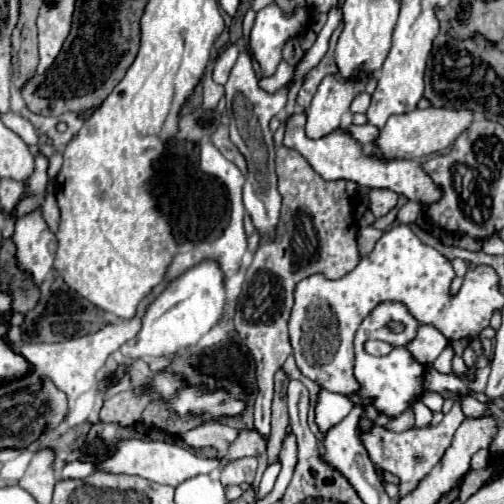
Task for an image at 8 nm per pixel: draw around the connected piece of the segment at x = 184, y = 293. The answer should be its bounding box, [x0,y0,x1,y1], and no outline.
[119,260,225,358]

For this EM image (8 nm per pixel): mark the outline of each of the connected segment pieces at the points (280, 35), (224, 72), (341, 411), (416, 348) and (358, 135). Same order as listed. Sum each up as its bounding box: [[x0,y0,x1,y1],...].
[[251,4,311,76],[213,44,239,84],[315,388,353,432],[409,324,447,366],[347,124,379,150]]

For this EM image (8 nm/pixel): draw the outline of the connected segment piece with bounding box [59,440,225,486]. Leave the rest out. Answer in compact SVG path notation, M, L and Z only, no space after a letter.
M125 440L121 444L117 444L115 454L111 458L107 458L105 462L93 464L91 460L75 460L71 464L67 464L59 478L85 478L89 476L95 468L105 470L105 472L115 472L115 474L135 474L147 480L153 480L157 484L169 484L169 486L177 486L183 480L197 476L197 474L211 474L215 470L219 470L225 462L217 456L217 458L199 458L193 452L177 446L177 444L169 444L169 442L159 442L159 440Z

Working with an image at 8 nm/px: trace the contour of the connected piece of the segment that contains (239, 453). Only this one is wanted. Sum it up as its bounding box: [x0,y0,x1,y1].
[223,428,267,462]

